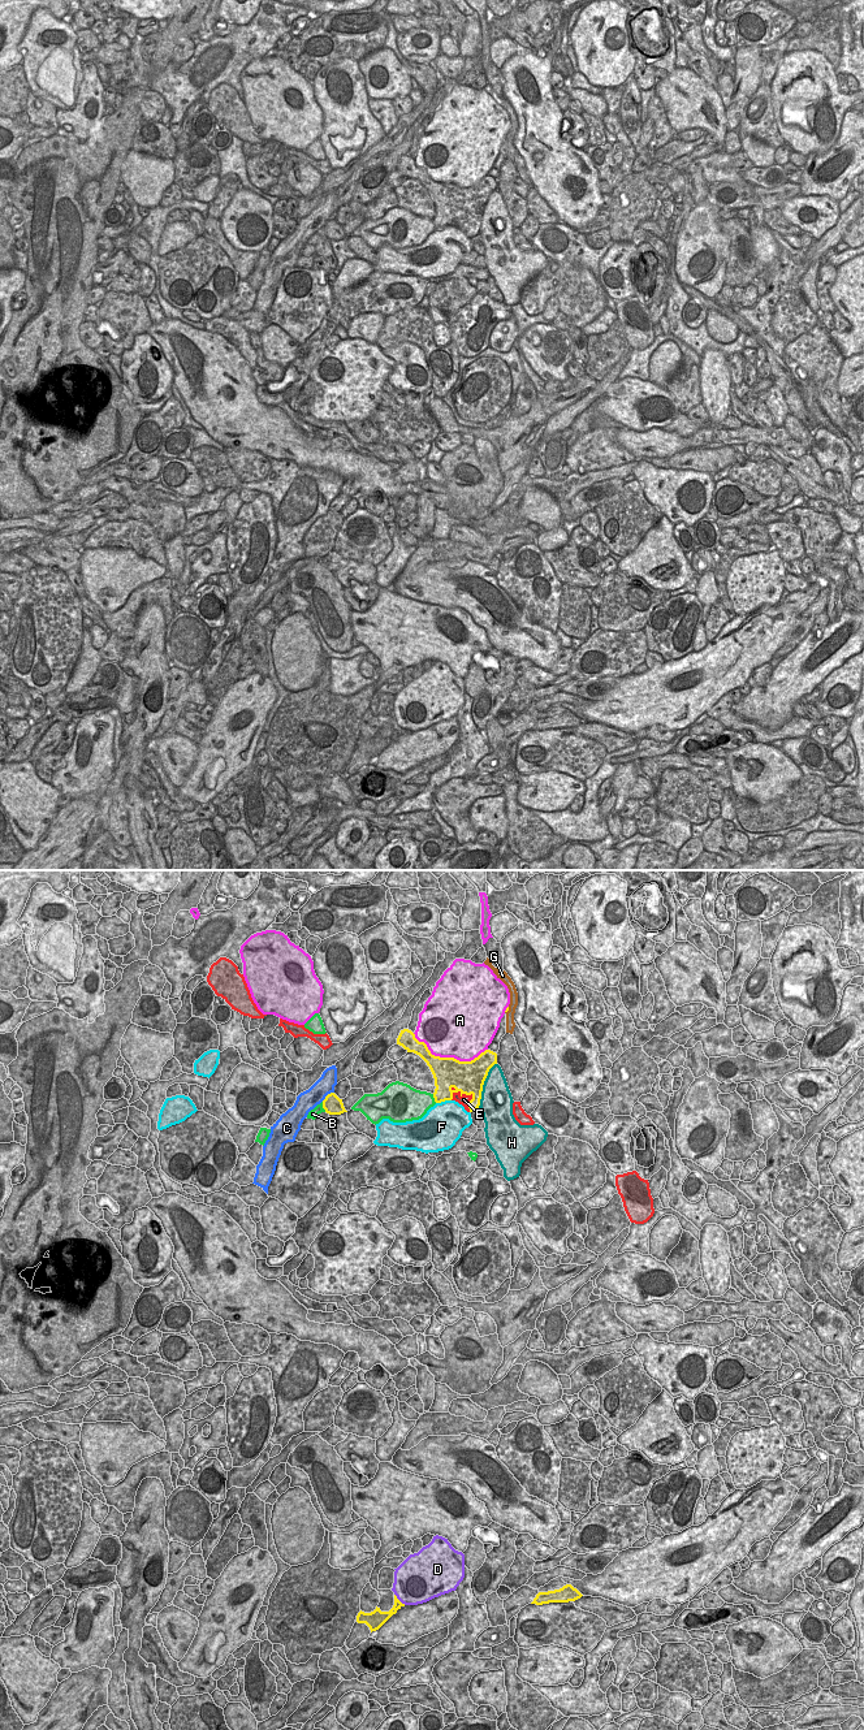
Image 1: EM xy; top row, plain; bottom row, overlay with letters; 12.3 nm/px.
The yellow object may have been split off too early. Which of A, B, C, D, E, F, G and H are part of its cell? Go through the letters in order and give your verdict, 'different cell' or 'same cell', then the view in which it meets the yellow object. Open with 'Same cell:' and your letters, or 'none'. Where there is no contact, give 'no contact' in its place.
Same cell: none
A: different cell; contact in xy
B: different cell; contact in xy
C: different cell; contact in xy
D: different cell; contact in xy
E: different cell; contact in xy
F: different cell; contact in xy
G: different cell; contact in xy
H: different cell; contact in xy

